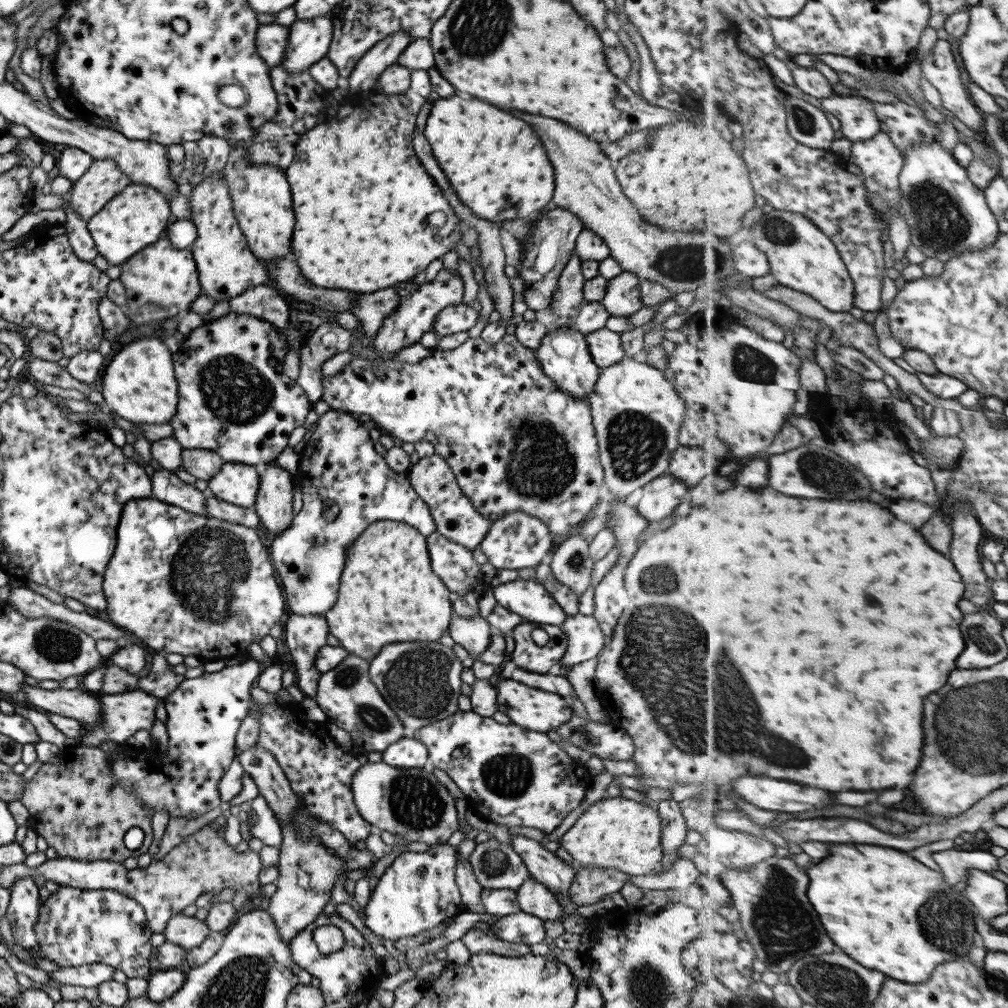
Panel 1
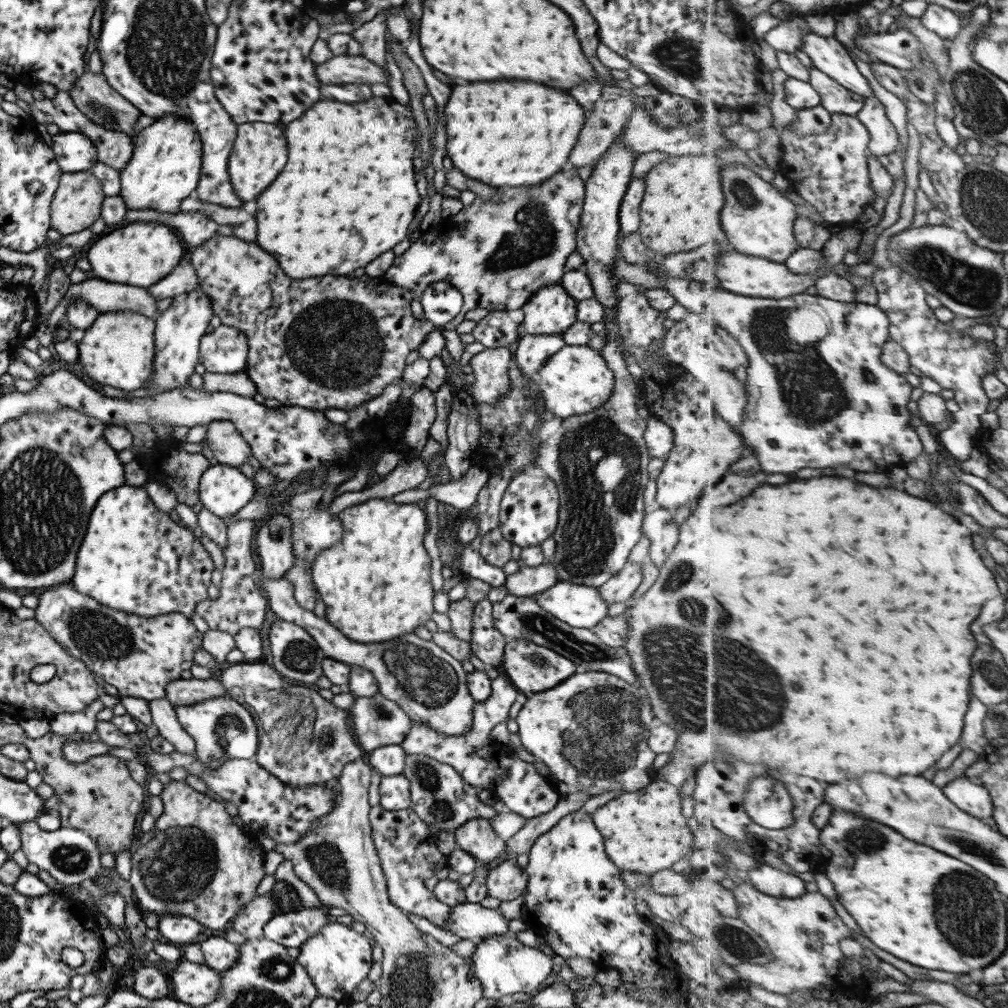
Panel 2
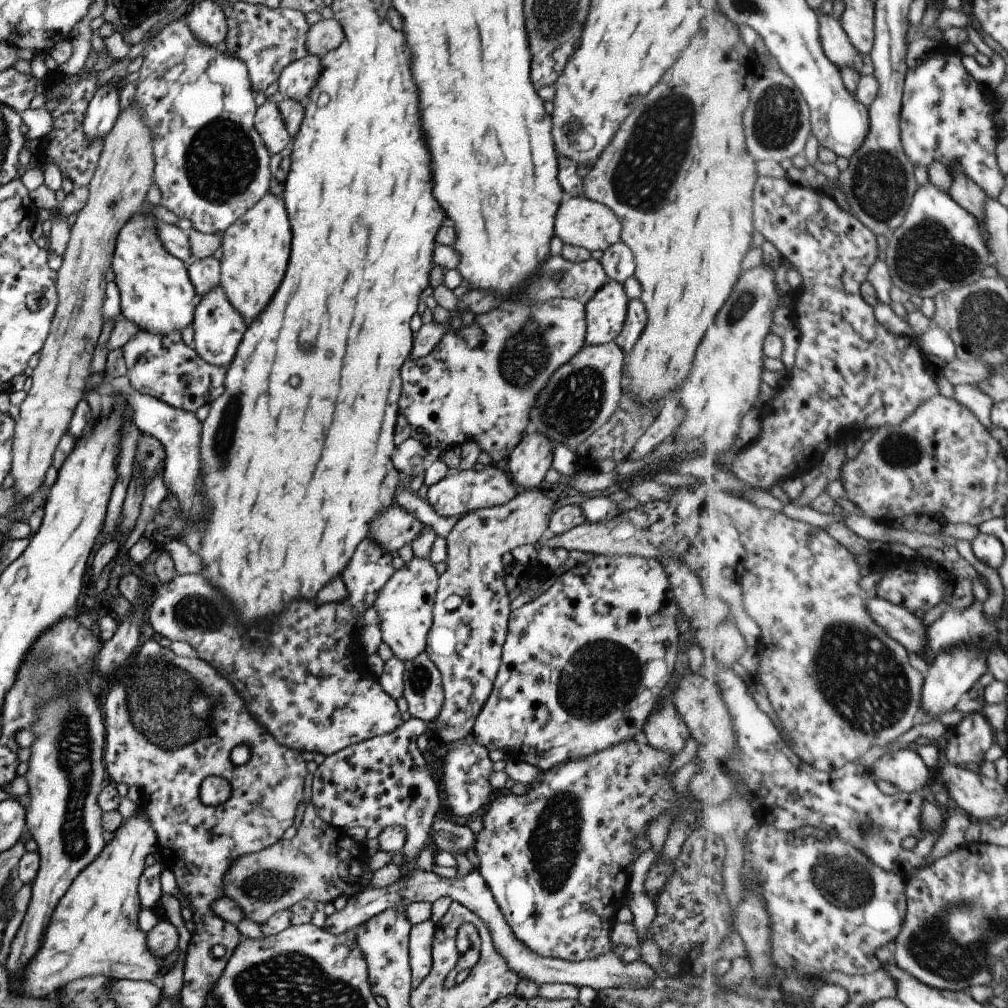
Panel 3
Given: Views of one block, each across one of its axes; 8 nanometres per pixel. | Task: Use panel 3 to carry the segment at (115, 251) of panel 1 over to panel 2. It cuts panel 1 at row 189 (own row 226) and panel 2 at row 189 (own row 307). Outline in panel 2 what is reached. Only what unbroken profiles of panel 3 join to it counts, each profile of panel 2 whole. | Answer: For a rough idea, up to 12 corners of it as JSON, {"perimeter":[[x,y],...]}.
{"perimeter":[[193,122],[135,133],[119,171],[126,210],[179,213],[199,180]]}

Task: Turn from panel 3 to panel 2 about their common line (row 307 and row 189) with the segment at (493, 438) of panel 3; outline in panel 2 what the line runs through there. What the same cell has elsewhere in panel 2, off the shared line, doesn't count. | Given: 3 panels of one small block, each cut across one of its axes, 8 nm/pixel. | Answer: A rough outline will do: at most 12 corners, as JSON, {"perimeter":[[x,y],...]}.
{"perimeter":[[573,166],[421,231],[383,278],[447,282],[517,310],[564,275],[584,182]]}

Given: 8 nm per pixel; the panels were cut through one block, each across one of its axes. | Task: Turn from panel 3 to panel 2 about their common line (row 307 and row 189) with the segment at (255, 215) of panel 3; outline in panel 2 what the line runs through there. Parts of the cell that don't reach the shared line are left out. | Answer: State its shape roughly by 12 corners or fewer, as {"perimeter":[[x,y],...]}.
{"perimeter":[[236,125],[227,172],[253,202],[287,162],[283,130]]}

